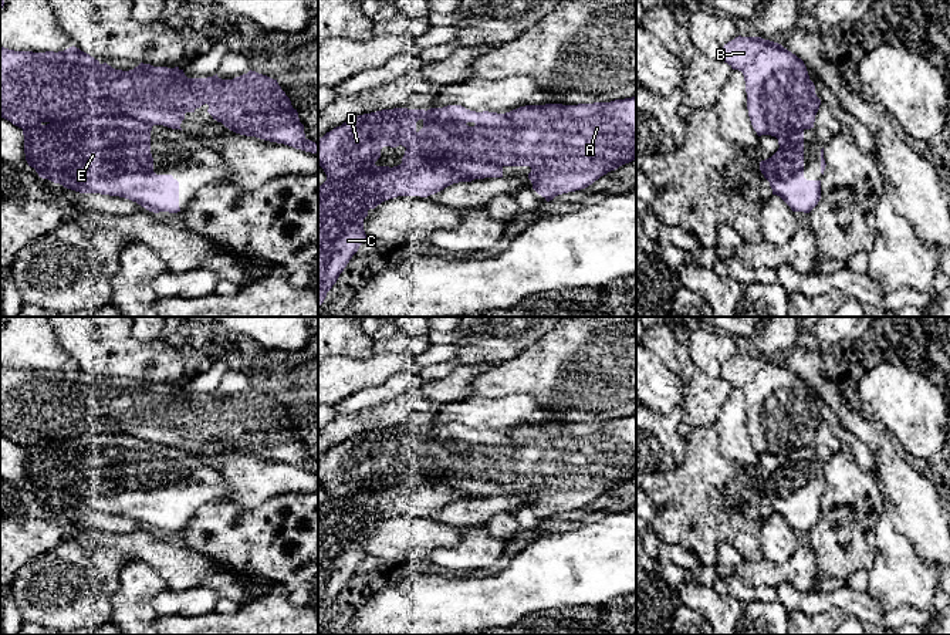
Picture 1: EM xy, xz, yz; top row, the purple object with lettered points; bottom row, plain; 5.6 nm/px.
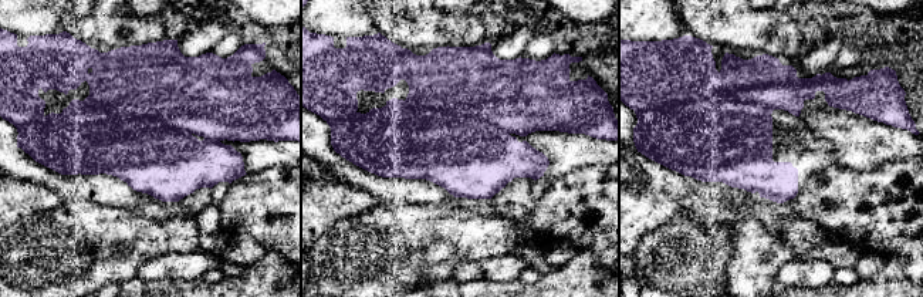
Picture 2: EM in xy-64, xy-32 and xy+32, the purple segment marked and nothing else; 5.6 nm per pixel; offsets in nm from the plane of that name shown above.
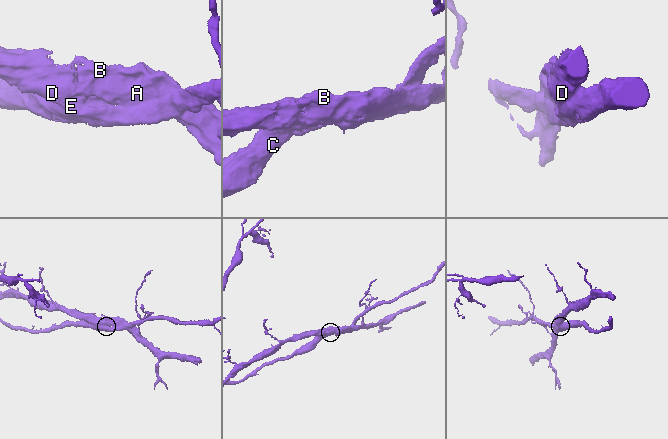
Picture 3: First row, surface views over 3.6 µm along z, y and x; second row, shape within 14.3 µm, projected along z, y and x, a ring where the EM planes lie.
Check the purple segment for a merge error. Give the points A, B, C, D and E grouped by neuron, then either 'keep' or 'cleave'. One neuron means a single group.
groups A B D / C E; cleave

